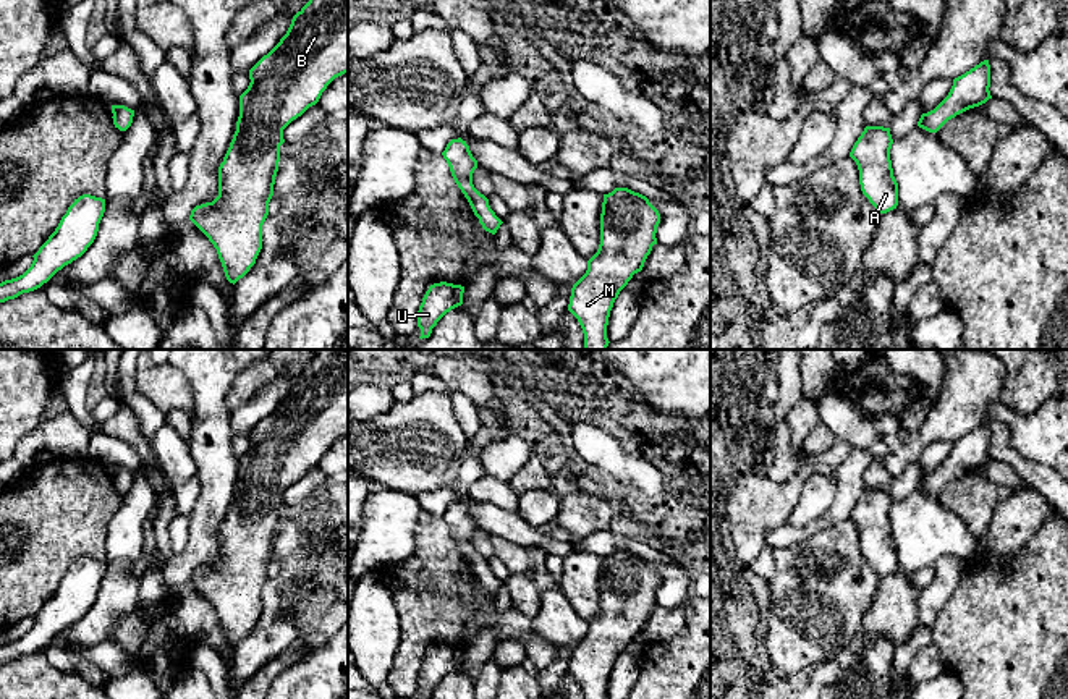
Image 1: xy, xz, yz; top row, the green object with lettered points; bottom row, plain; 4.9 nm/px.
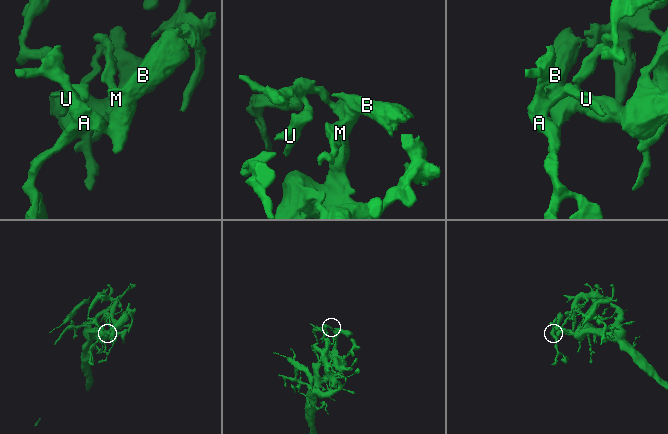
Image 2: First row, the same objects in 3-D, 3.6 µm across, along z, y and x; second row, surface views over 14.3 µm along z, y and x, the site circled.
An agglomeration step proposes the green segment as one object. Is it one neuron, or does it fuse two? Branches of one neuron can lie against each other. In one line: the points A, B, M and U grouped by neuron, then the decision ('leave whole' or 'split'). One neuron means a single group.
A B M U | leave whole

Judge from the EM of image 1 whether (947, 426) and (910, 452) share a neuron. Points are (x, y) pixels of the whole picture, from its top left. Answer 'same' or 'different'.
same

